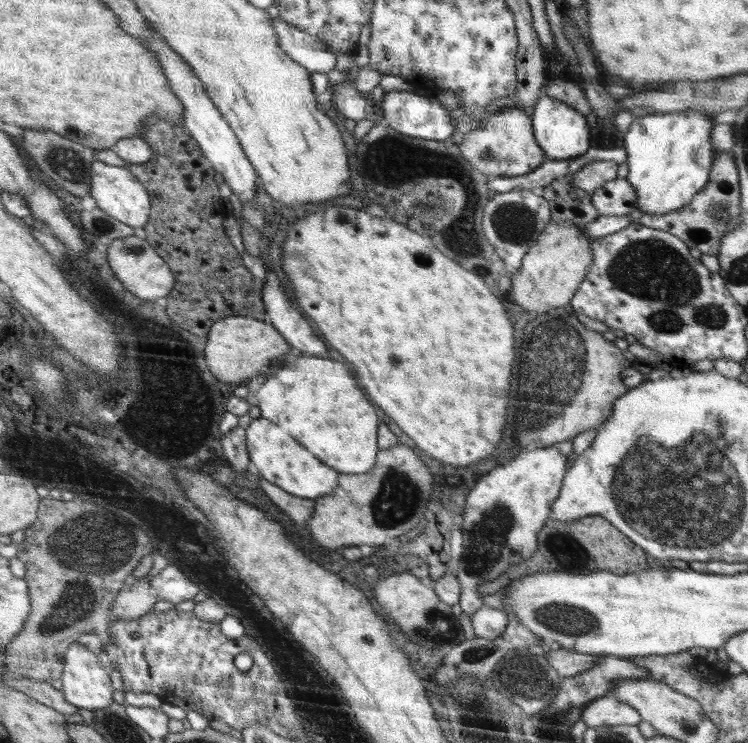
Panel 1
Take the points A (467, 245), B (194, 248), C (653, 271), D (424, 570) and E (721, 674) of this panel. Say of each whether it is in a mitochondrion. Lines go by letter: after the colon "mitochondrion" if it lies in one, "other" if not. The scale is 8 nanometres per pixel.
A: mitochondrion
B: other
C: mitochondrion
D: other
E: other

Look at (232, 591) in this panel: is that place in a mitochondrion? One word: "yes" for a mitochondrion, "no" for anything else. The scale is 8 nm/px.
no

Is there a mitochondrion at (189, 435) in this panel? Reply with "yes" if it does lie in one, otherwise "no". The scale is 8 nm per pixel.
yes

